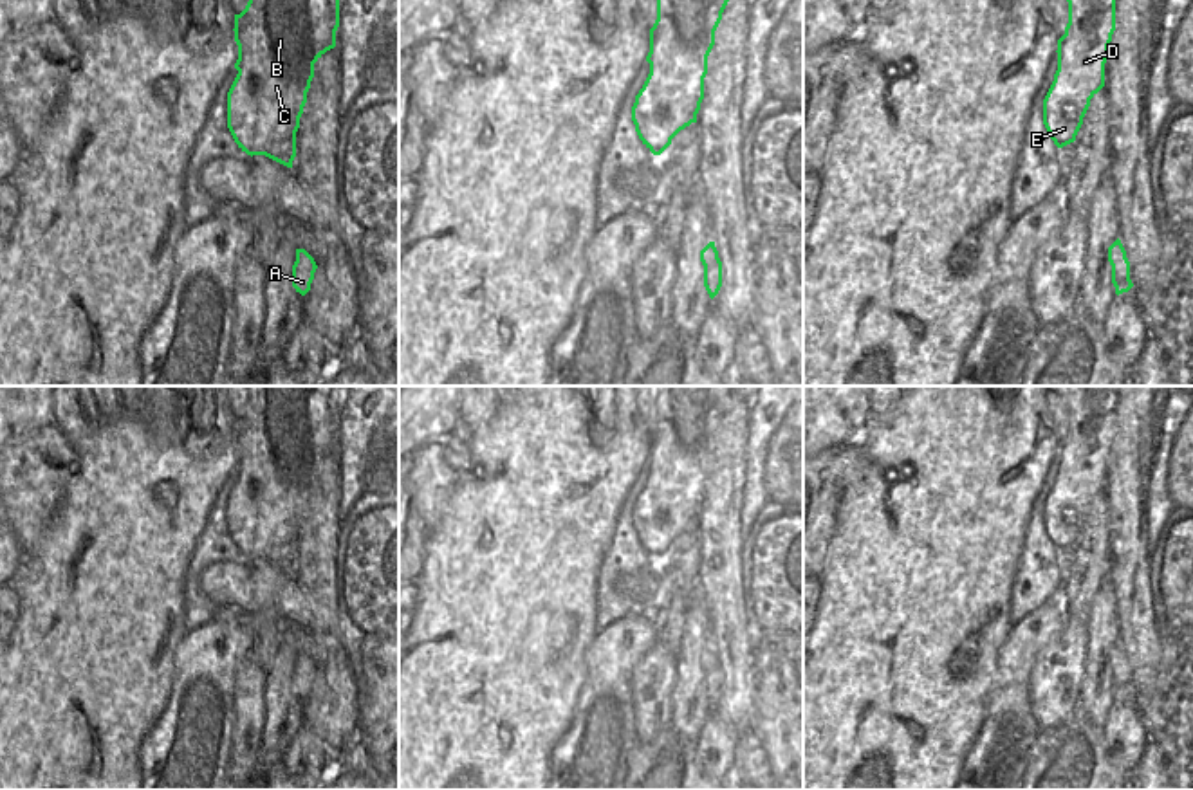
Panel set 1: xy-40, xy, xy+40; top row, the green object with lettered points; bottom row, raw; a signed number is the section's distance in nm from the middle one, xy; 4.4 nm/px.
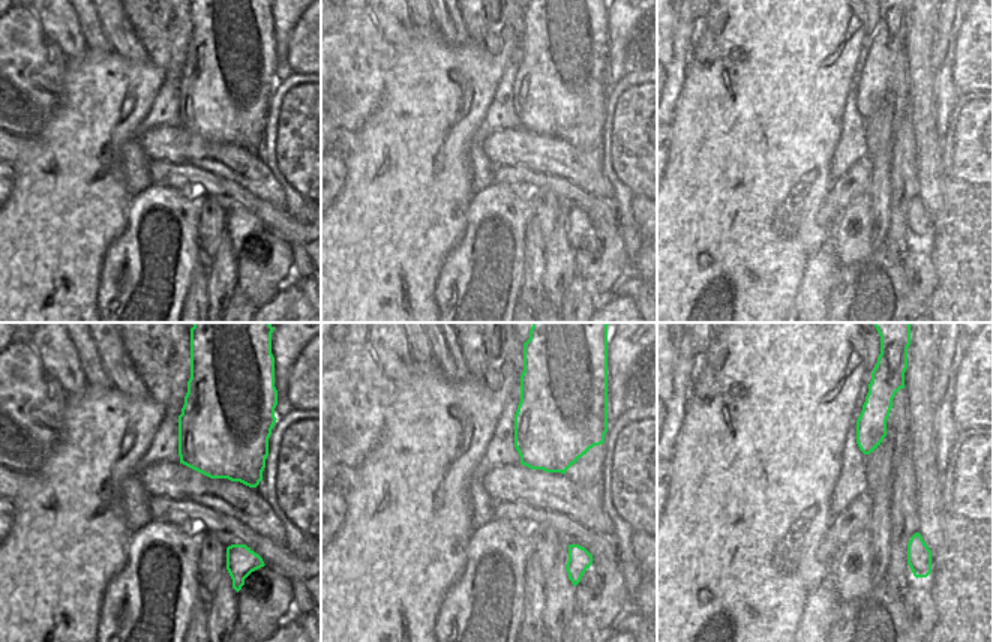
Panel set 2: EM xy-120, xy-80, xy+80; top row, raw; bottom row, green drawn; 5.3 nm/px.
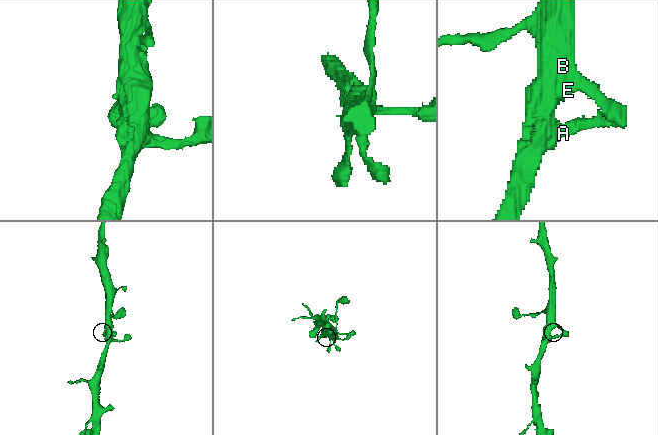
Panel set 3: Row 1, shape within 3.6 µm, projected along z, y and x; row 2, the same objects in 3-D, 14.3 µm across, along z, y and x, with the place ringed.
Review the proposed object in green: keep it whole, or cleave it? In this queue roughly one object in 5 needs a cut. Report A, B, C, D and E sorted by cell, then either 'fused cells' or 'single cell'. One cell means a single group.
groups A B C D E; single cell

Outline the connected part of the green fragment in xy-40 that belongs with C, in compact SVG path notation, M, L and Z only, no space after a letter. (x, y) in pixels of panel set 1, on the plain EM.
M249 386L249 406L235 418L238 474L227 496L227 532L242 556L265 559L287 572L296 561L296 536L314 482L314 467L336 451L339 431L339 386Z

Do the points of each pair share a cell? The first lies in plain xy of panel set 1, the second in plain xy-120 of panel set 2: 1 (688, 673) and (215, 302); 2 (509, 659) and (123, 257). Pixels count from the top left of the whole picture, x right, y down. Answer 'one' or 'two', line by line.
1: one
2: two

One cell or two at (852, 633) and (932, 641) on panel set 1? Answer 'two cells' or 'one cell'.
one cell

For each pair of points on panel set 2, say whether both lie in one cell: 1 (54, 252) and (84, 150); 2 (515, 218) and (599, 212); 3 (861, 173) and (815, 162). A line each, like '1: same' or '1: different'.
1: same
2: different
3: different

